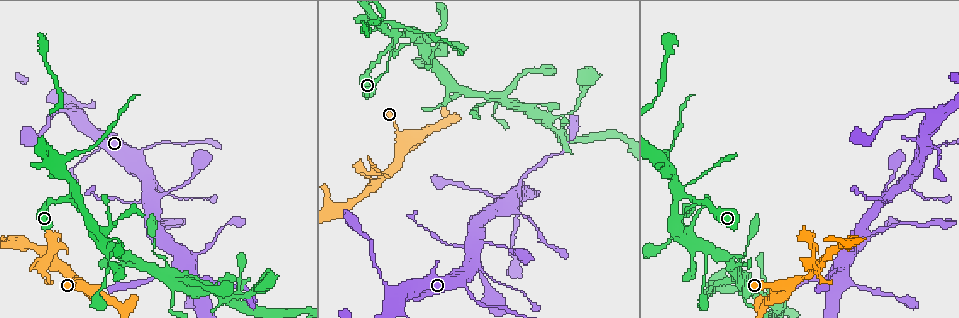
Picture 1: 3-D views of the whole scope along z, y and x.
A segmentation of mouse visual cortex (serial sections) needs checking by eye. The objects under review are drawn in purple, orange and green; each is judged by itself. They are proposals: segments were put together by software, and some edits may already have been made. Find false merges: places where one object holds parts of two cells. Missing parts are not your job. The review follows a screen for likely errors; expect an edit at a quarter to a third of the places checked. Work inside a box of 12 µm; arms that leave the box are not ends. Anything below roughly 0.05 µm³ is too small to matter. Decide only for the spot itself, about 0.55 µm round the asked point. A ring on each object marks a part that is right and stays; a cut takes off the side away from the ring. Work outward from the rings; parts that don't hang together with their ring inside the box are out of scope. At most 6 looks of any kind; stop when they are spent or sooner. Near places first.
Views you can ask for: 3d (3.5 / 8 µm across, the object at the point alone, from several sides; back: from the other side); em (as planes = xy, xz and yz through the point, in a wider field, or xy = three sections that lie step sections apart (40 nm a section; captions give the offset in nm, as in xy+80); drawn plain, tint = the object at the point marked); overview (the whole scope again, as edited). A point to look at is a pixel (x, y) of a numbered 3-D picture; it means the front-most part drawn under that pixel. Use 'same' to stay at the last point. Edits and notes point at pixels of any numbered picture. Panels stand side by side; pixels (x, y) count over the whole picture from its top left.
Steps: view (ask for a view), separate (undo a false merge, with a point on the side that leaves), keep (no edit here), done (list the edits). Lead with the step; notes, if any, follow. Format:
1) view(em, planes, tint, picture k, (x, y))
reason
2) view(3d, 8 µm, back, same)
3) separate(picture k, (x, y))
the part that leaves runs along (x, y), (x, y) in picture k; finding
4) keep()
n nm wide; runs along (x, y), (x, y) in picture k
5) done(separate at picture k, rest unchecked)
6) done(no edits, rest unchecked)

view(3d, 3.5 µm, picture 1, (382, 177))
narrows sharply

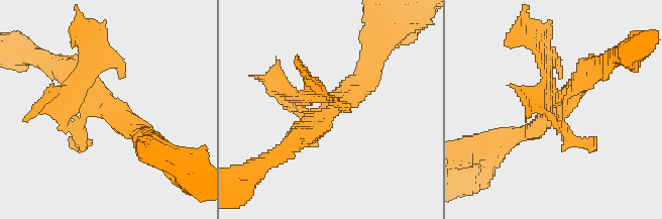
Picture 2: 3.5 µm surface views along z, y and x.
view(em, planes, tint, picture 2, (332, 111))

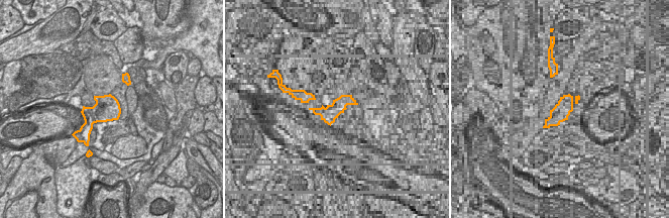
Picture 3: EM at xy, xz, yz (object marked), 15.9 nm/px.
keep()
420 nm wide; runs along (368, 65), (365, 78), (288, 147) in picture 2; continuous, no second cell

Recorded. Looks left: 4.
view(3d, 3.5 µm, picture 1, (153, 193))

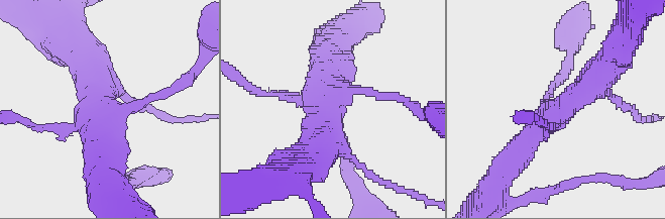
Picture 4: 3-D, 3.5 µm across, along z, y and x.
view(em, xy, step 3, tint, picture 4, (101, 111))
4 arms; arms of 100, 150, 450, 500 nm; shape alone is not enough

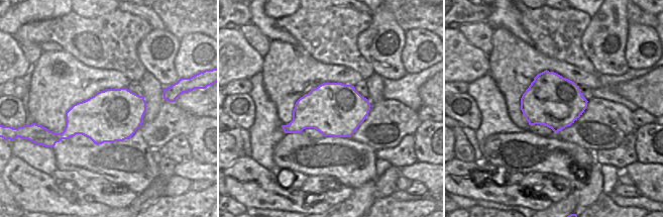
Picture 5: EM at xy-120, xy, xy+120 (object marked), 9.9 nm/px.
keep()
runs along (606, 68), (549, 117), (508, 165) in picture 4; continuous, no second cell

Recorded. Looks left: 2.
view(3d, 3.5 µm, picture 1, (73, 168))
sharp bend

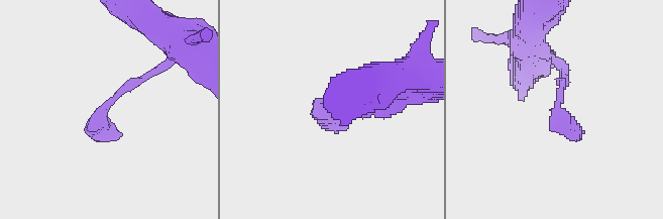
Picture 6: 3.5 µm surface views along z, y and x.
view(em, xy, step 5, tint, picture 6, (106, 107))

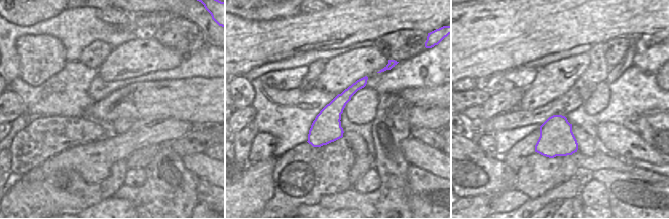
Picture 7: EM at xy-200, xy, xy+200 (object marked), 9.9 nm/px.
keep()
runs along (563, 68), (557, 111), (578, 139) in picture 6; one cell here

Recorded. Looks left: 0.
done(no edits, rest unchecked)

